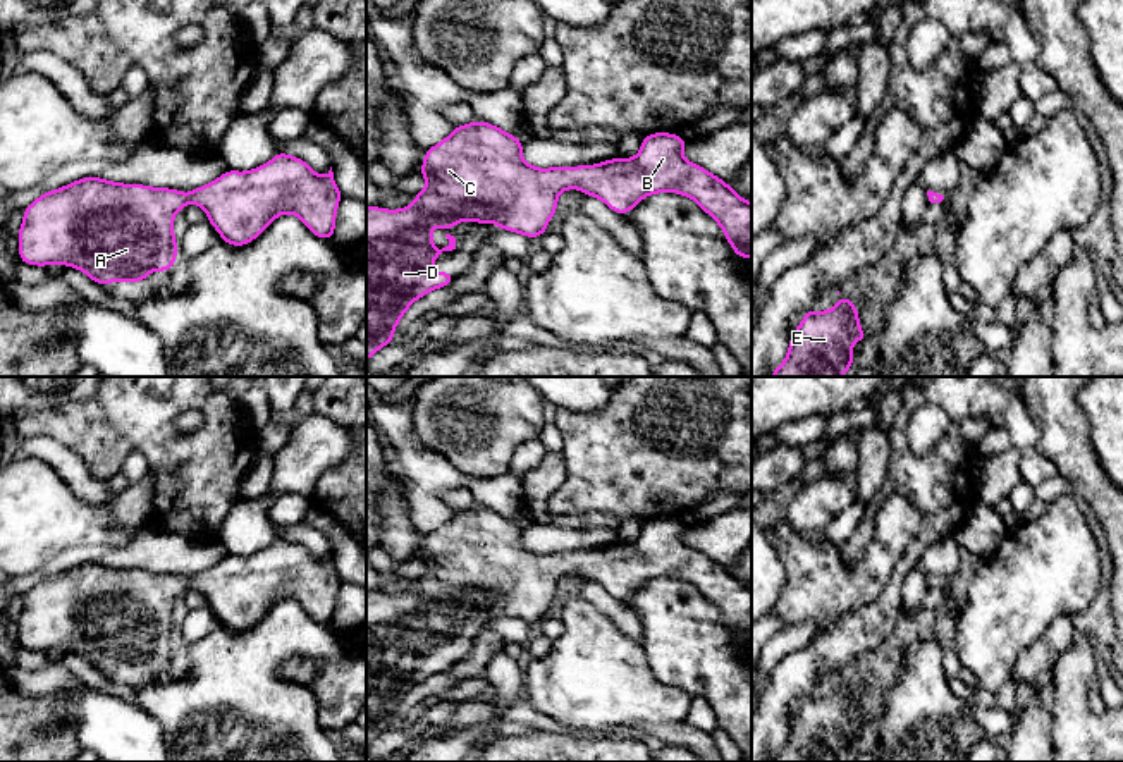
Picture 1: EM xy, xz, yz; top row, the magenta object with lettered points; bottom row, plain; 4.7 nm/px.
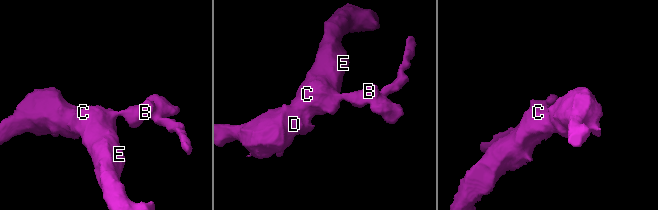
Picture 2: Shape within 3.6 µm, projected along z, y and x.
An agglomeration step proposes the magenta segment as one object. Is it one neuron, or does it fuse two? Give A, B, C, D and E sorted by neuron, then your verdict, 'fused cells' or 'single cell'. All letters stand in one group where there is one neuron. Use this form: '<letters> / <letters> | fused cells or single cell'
A B C D E | single cell

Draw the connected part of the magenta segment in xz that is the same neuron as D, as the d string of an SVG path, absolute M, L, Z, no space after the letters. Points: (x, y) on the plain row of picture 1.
M473 506L457 511L452 518L426 535L420 559L426 564L421 578L414 580L408 593L387 595L366 592L366 747L384 731L394 728L394 714L402 705L408 693L433 674L442 674L454 667L451 657L433 657L432 648L444 638L456 635L456 623L445 619L449 630L442 635L433 631L430 616L433 612L452 614L457 607L497 609L502 616L538 623L547 618L547 611L557 597L561 578L574 573L583 580L602 585L609 595L624 600L631 597L643 583L657 578L678 578L691 583L705 599L709 599L724 616L726 626L733 631L738 643L752 643L752 587L745 587L729 569L707 554L691 549L683 542L688 530L678 519L654 518L643 521L641 533L633 544L611 544L595 550L549 552L538 554L523 545L523 528L500 513Z

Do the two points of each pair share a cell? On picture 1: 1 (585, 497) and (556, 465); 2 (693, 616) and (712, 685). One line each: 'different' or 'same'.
1: different
2: same

